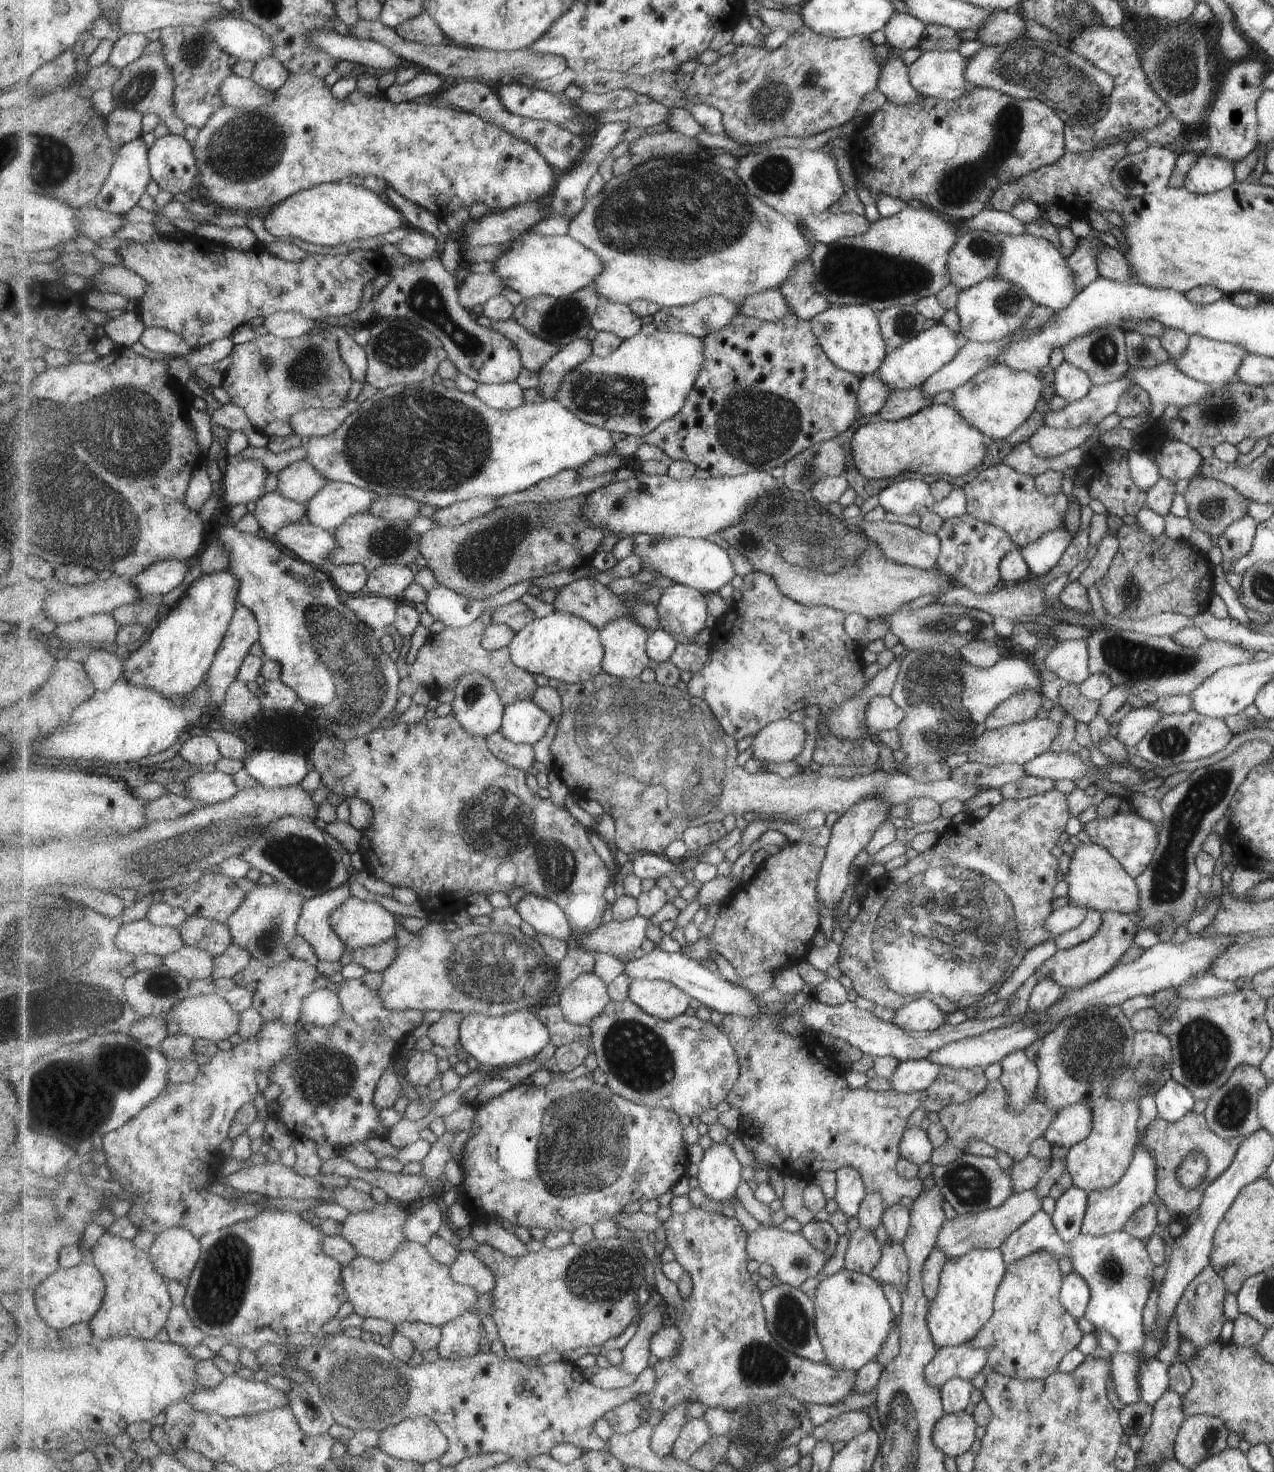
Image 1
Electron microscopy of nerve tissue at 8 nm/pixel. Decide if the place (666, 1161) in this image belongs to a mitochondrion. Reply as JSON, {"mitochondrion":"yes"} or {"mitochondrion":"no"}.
{"mitochondrion":"no"}

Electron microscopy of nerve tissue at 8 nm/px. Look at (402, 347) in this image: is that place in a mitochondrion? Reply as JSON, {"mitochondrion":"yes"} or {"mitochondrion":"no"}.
{"mitochondrion":"yes"}

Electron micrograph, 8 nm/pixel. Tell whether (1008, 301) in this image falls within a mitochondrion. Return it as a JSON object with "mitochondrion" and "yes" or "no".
{"mitochondrion":"yes"}

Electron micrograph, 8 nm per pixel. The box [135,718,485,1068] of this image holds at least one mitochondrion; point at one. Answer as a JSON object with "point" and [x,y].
{"point":[305,860]}

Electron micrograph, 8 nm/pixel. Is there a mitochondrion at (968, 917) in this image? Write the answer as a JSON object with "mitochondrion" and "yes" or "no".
{"mitochondrion":"yes"}

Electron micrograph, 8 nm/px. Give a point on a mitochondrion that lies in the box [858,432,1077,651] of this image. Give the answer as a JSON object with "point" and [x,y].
{"point":[955,626]}

